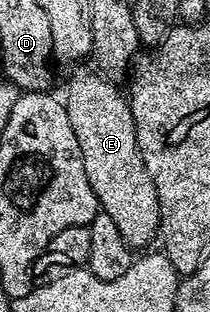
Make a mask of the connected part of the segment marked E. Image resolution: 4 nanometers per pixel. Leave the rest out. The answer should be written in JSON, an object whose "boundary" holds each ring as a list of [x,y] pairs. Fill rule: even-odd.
{"boundary":[[[89,67],[76,68],[76,71],[69,79],[66,93],[63,93],[63,100],[66,105],[66,113],[69,121],[72,122],[73,133],[77,133],[77,145],[81,145],[81,161],[85,161],[85,177],[89,181],[89,185],[93,189],[93,193],[97,197],[102,214],[113,217],[113,222],[117,224],[117,229],[121,229],[121,237],[125,237],[128,247],[132,249],[147,249],[152,246],[151,242],[156,242],[159,233],[159,202],[157,201],[157,189],[153,185],[153,177],[149,177],[149,173],[145,169],[145,161],[139,152],[137,145],[137,129],[136,123],[133,121],[133,115],[128,98],[116,88],[118,87],[112,80],[101,74],[98,70]]]}

